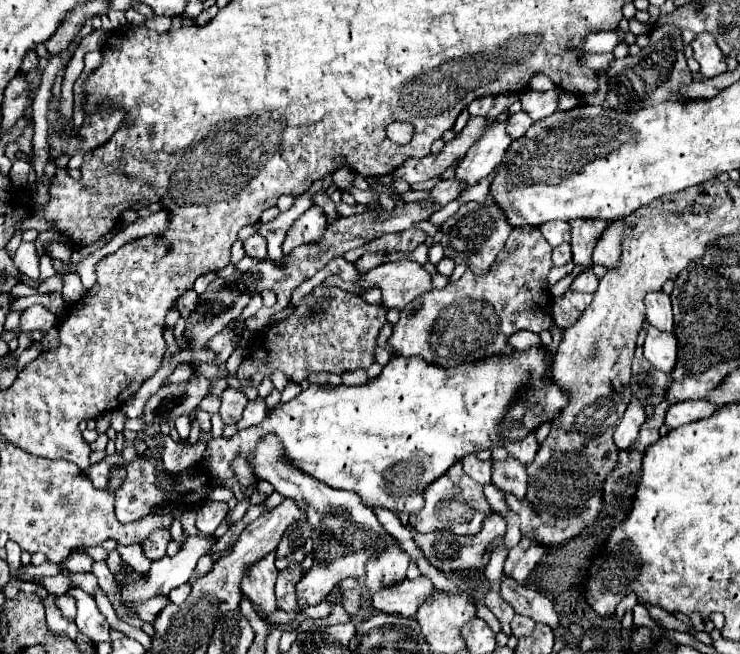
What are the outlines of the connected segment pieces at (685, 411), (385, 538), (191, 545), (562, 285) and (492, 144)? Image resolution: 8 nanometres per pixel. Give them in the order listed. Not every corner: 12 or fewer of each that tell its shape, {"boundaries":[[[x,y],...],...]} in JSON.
{"boundaries":[[[707,400],[673,404],[665,416],[669,428],[703,420],[717,406]],[[277,436],[255,474],[293,498],[313,526],[313,568],[297,584],[303,610],[393,544],[357,494],[295,470]],[[189,536],[177,556],[153,562],[137,582],[121,586],[123,608],[189,582],[213,536]],[[575,266],[575,270],[559,280],[551,288],[551,298],[559,298],[569,290],[571,280],[583,272],[583,268]],[[491,126],[455,170],[461,192],[487,178],[511,138]]]}

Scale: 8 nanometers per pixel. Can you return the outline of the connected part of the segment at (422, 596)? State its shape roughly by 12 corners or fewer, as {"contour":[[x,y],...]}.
{"contour":[[425,576],[383,586],[371,606],[413,616],[433,590]]}

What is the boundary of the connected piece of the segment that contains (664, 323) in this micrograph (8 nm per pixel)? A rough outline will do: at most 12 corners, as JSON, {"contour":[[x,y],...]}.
{"contour":[[647,294],[647,322],[663,332],[673,332],[669,296]]}

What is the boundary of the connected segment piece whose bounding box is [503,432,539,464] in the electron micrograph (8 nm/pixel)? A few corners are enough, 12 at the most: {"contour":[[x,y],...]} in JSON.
{"contour":[[535,432],[523,440],[503,442],[511,456],[523,464],[535,458],[539,448]]}

